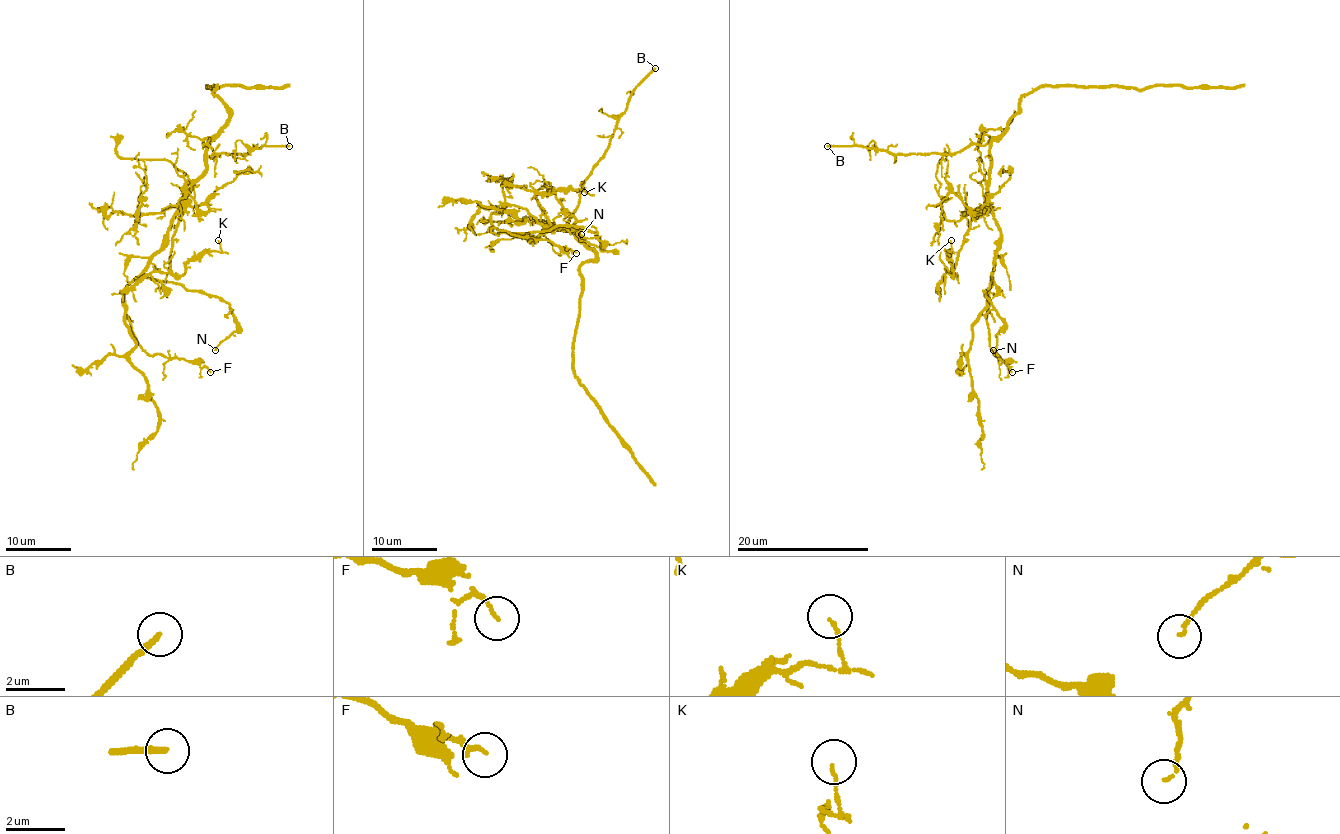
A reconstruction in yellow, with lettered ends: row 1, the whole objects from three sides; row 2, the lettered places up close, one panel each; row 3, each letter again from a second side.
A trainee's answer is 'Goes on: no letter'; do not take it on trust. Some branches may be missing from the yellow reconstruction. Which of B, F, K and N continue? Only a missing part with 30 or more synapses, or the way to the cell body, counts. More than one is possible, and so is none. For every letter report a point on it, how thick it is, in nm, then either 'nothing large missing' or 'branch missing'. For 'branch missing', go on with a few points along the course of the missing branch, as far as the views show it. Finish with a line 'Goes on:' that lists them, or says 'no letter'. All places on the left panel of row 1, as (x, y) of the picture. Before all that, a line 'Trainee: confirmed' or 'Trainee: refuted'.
Trainee: refuted
B: place (289, 146); calibre 190 nm; branch missing; course (289, 146), (318, 148), (327, 143), (297, 121), (254, 110), (215, 88), (206, 73)
F: place (210, 372); calibre 110 nm; nothing large missing
K: place (218, 240); calibre 90 nm; nothing large missing
N: place (215, 350); calibre 100 nm; nothing large missing
Goes on: B

